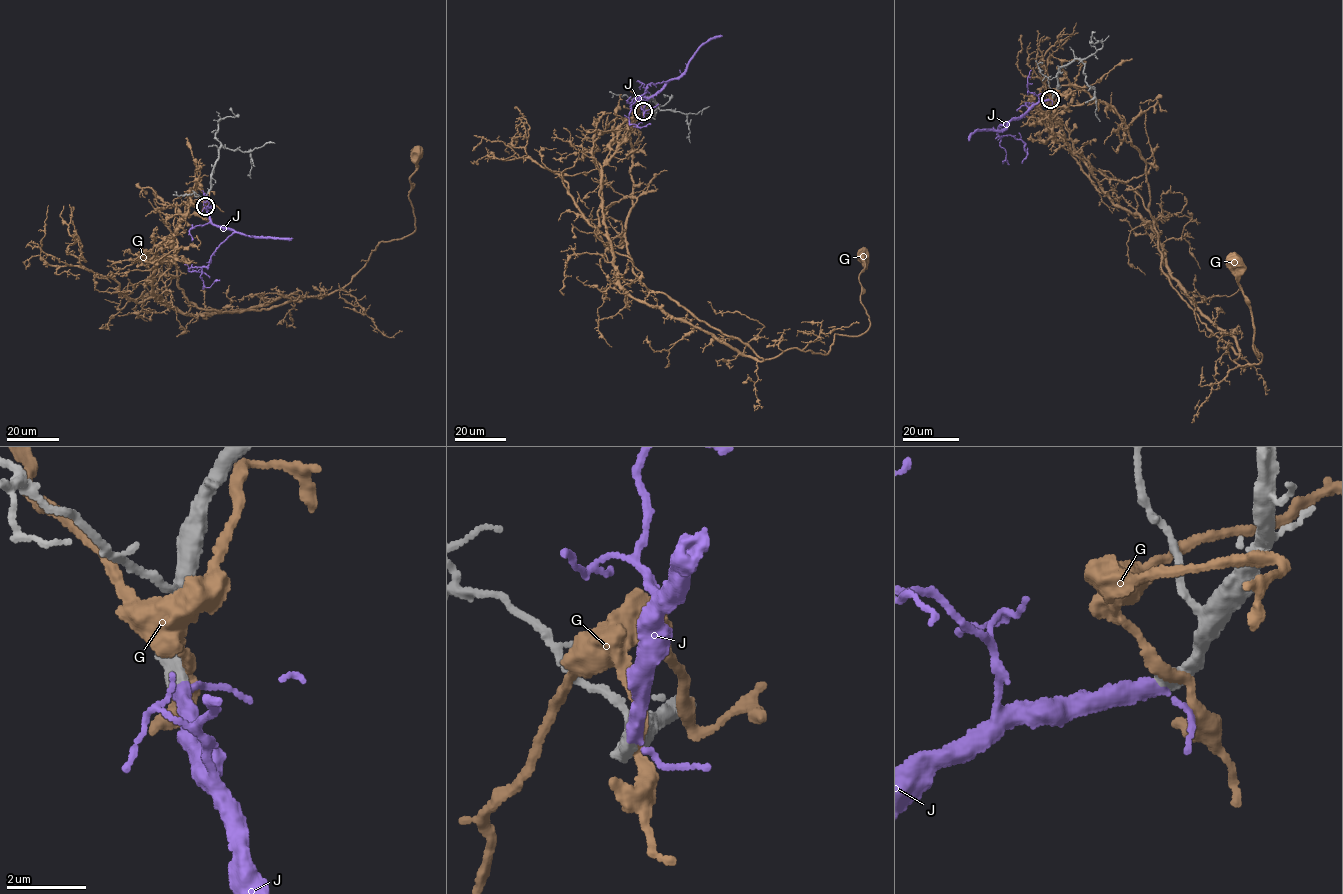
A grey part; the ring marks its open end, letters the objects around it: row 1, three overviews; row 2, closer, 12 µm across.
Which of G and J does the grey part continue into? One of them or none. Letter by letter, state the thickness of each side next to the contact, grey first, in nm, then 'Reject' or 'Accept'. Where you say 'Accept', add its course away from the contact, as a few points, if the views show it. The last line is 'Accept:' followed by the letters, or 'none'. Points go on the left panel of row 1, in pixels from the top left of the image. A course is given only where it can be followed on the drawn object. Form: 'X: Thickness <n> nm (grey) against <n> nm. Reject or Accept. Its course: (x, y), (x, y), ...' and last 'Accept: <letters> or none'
G: Thickness 550 nm (grey) against 280 nm. Reject
J: Thickness 460 nm (grey) against 300 nm. Accept. Its course: (205, 206), (213, 224), (234, 231), (211, 255), (209, 263), (188, 267), (190, 271), (202, 272), (210, 277)
Accept: J

